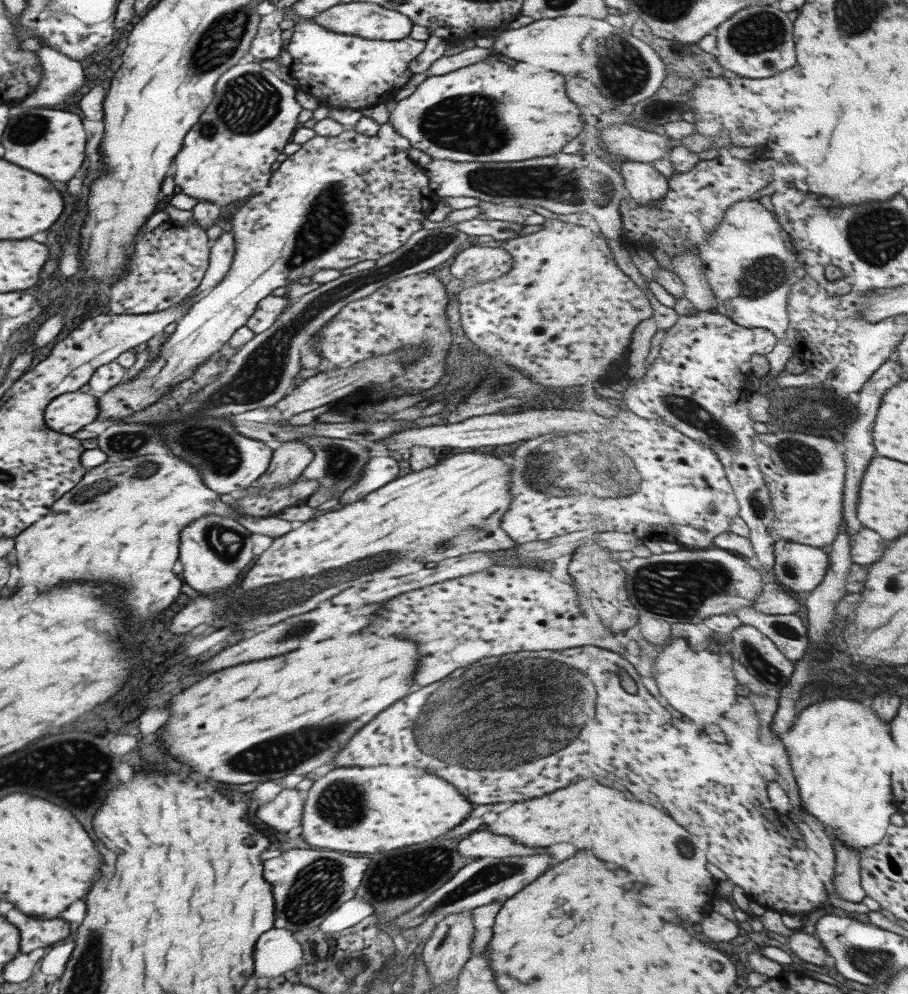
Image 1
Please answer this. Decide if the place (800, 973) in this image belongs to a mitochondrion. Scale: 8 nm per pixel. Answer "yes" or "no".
no

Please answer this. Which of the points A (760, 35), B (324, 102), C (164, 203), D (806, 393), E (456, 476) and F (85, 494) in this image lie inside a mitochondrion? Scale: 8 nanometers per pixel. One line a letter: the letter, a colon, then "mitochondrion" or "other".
A: mitochondrion
B: other
C: other
D: other
E: other
F: mitochondrion

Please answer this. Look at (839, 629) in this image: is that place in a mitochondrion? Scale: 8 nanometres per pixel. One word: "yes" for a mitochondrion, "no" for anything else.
no

